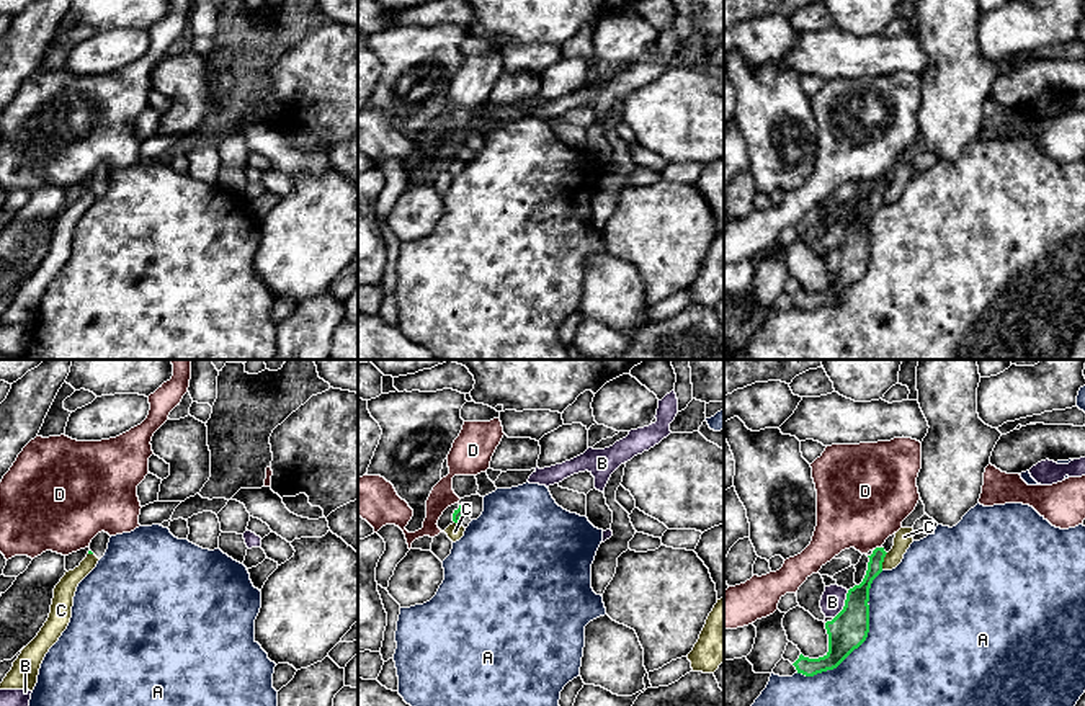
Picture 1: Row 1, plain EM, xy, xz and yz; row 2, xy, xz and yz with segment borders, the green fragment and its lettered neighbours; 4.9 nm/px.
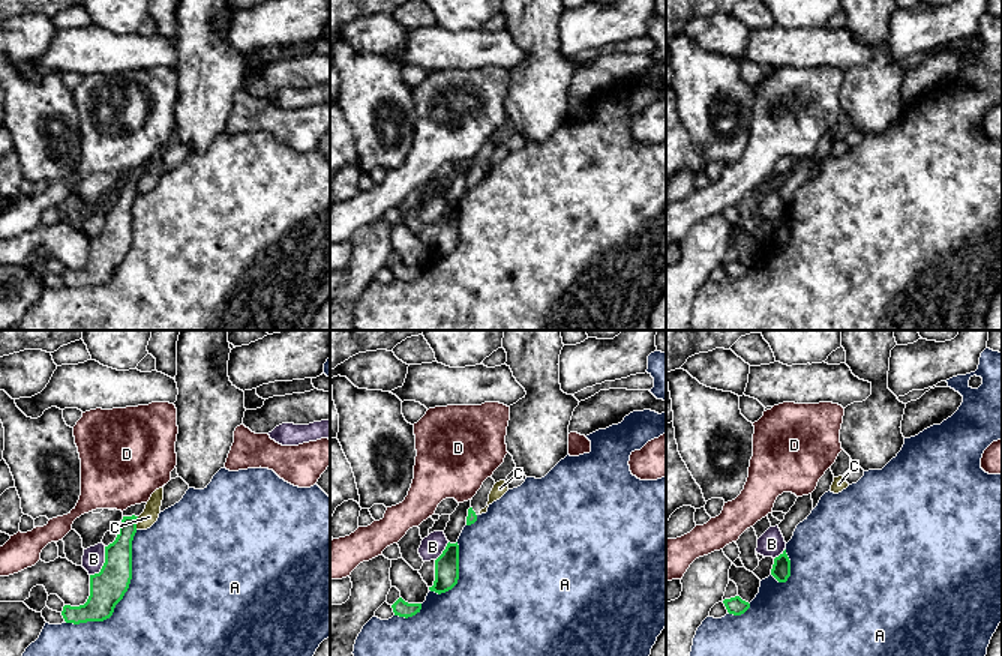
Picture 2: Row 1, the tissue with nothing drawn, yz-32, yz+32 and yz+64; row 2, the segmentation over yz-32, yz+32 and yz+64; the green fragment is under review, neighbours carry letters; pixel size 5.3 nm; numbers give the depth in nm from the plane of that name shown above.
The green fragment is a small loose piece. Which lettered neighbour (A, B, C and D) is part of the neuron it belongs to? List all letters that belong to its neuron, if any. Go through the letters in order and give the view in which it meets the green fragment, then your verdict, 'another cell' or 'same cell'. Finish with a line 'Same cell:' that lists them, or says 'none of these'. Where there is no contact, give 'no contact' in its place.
A: contact in yz; another cell
B: contact in yz; another cell
C: contact in yz; another cell
D: contact in yz; another cell
Same cell: none of these

